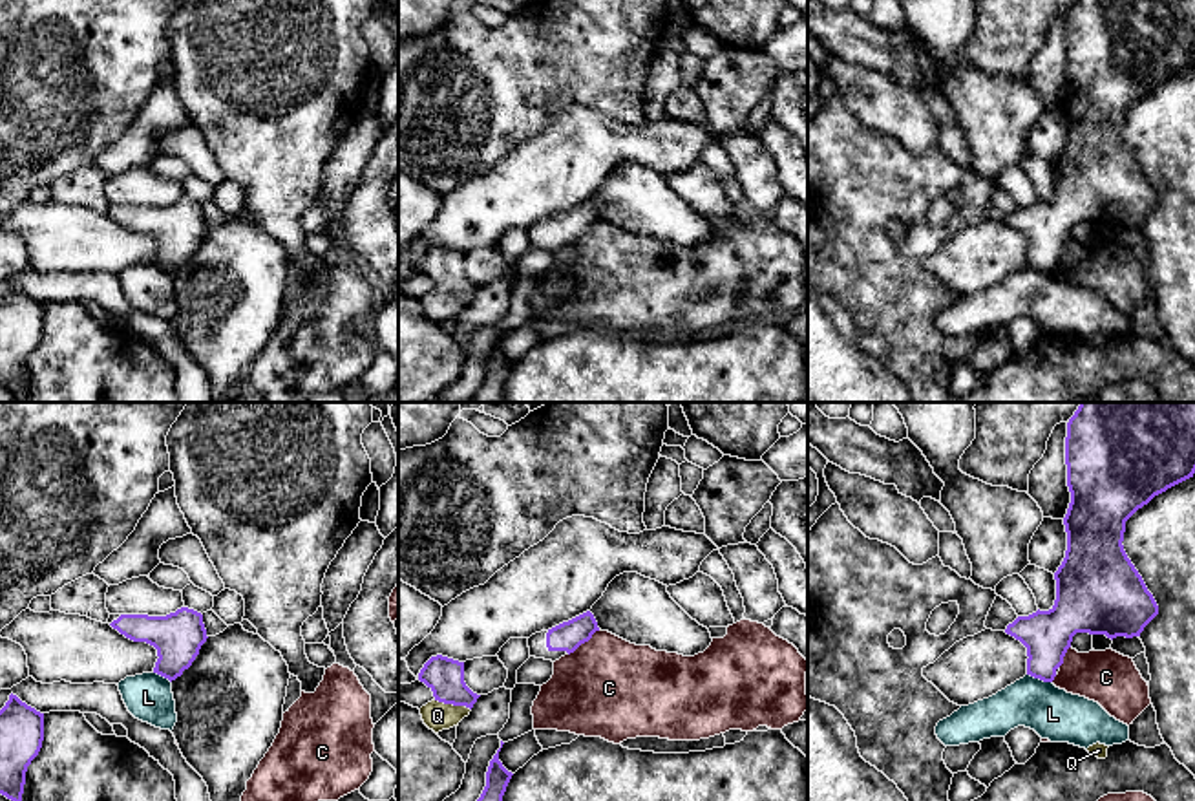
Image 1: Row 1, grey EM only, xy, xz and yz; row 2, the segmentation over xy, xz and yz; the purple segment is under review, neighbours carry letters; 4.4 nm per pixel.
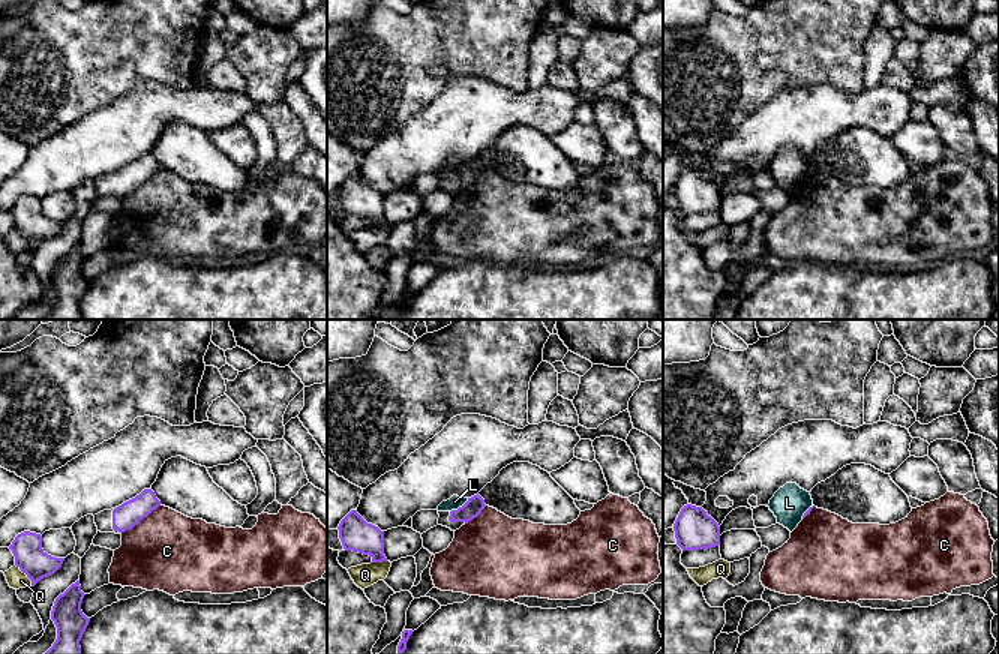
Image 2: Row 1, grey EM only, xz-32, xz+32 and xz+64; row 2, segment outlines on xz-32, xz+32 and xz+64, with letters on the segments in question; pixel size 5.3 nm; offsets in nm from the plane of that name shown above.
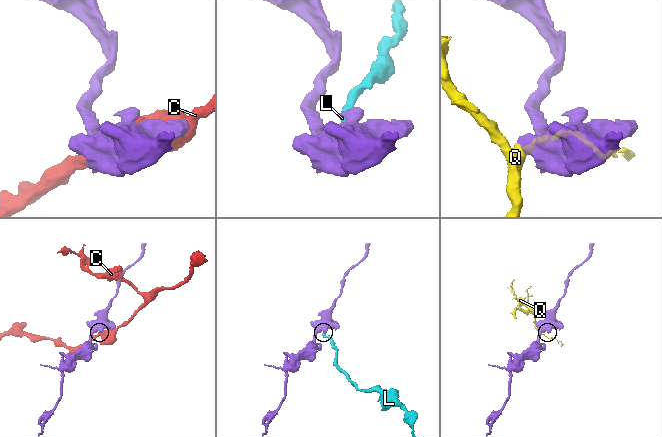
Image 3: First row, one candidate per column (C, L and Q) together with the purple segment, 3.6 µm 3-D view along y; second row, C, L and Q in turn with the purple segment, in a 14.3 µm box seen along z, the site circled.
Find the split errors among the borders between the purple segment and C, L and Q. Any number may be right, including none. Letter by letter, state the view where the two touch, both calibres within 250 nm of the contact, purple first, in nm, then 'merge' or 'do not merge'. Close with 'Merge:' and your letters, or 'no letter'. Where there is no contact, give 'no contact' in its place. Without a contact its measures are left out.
C: meets purple in xz; 130 nm thick on the purple side, 440 nm on the other; do not merge
L: meets purple in yz; 220 nm thick on the purple side, 220 nm on the other; do not merge
Q: meets purple in xz; 160 nm thick on the purple side, 130 nm on the other; do not merge
Merge: no letter

